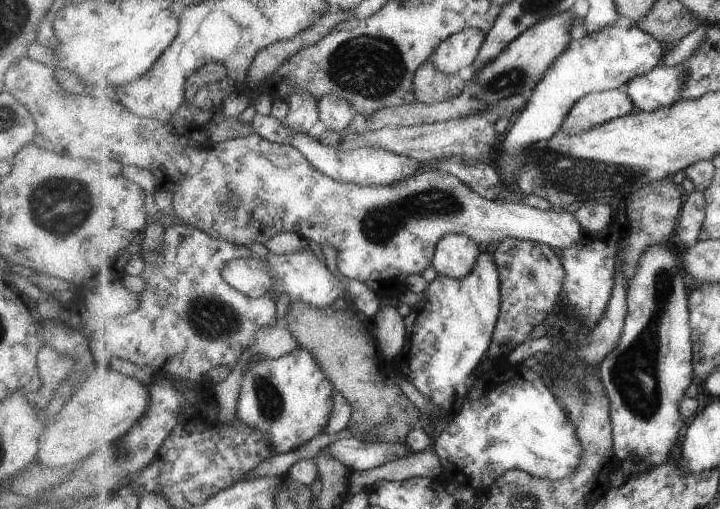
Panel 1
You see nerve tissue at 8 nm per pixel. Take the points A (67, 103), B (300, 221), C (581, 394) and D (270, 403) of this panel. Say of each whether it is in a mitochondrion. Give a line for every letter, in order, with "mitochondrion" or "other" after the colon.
A: other
B: other
C: mitochondrion
D: mitochondrion

